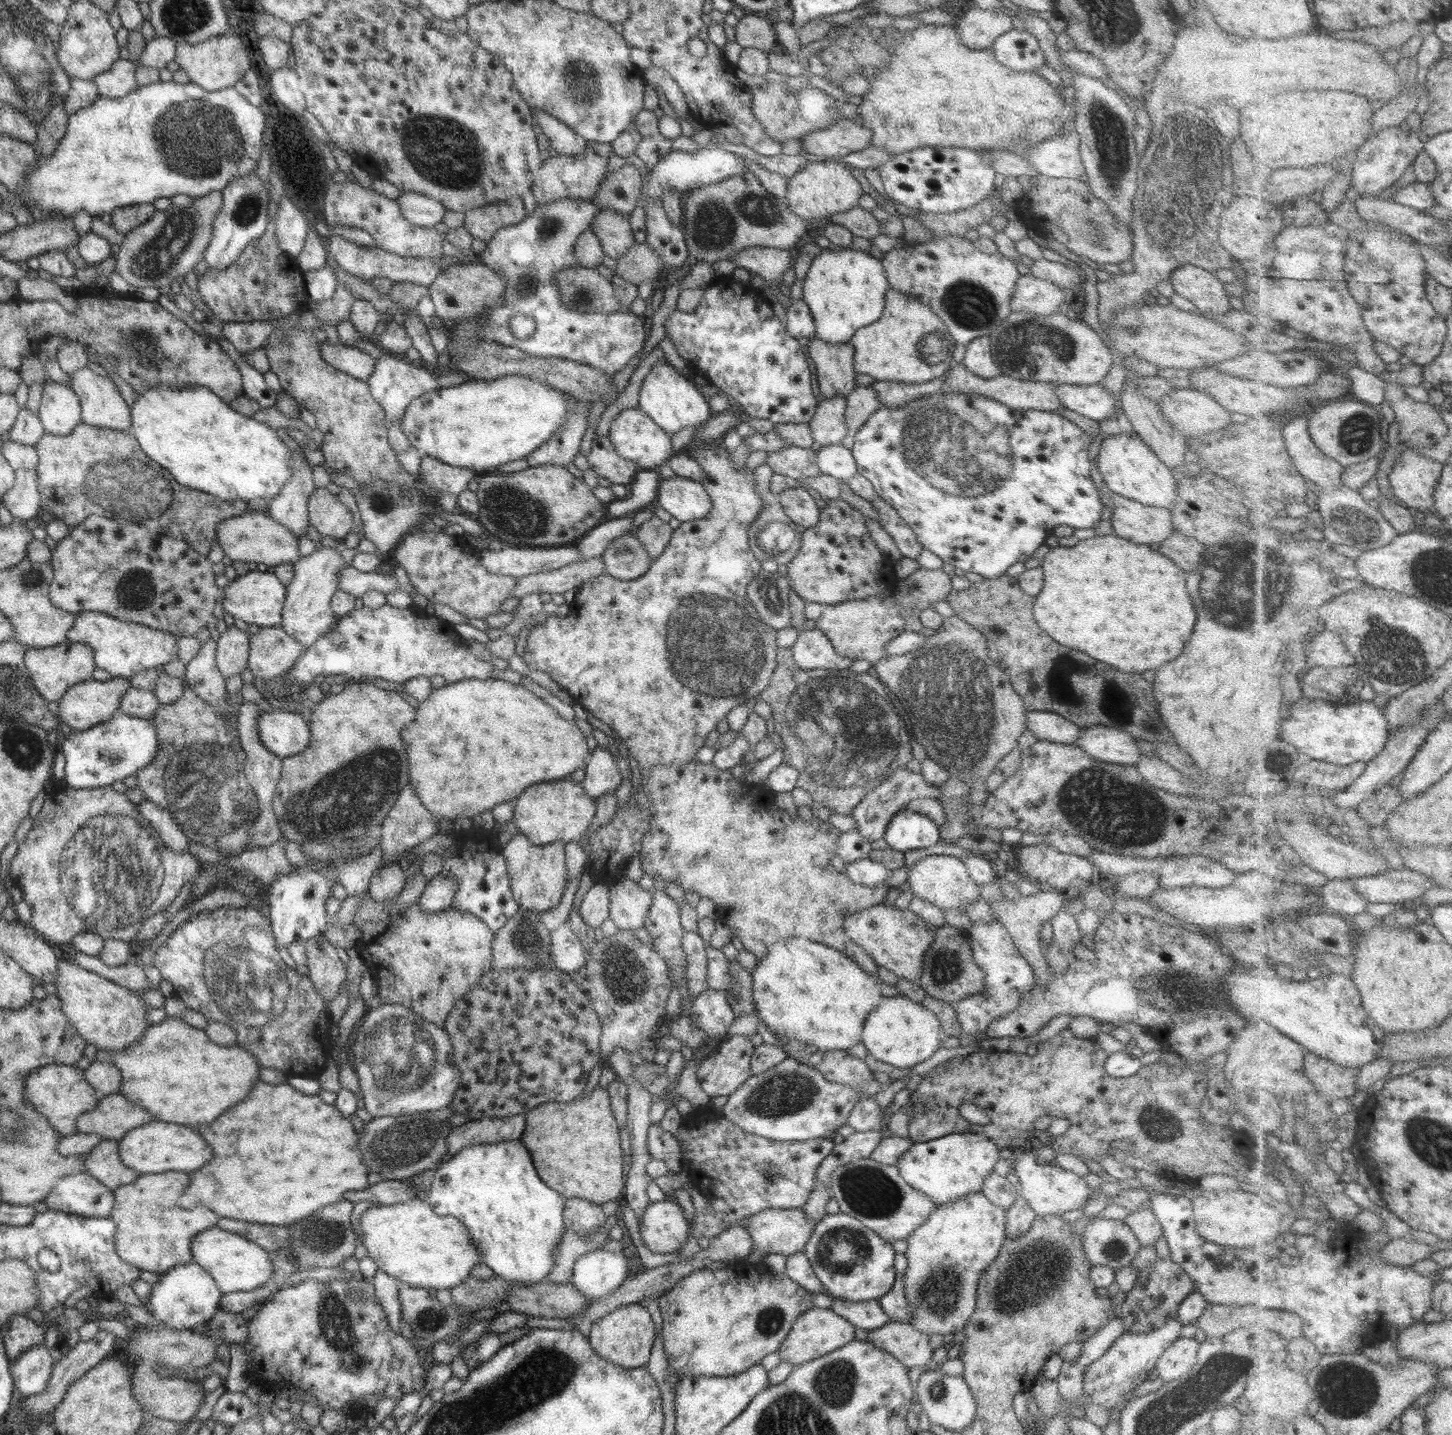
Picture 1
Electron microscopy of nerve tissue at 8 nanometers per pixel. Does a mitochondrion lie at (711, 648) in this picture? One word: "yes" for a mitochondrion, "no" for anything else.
yes

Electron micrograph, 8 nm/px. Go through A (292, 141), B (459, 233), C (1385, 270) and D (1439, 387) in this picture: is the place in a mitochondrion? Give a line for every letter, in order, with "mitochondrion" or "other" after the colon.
A: other
B: other
C: other
D: other

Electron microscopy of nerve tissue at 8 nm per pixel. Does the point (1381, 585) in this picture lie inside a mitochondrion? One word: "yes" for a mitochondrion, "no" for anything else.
no

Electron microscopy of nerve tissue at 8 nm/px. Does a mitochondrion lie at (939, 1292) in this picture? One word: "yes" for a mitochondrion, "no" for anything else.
yes

